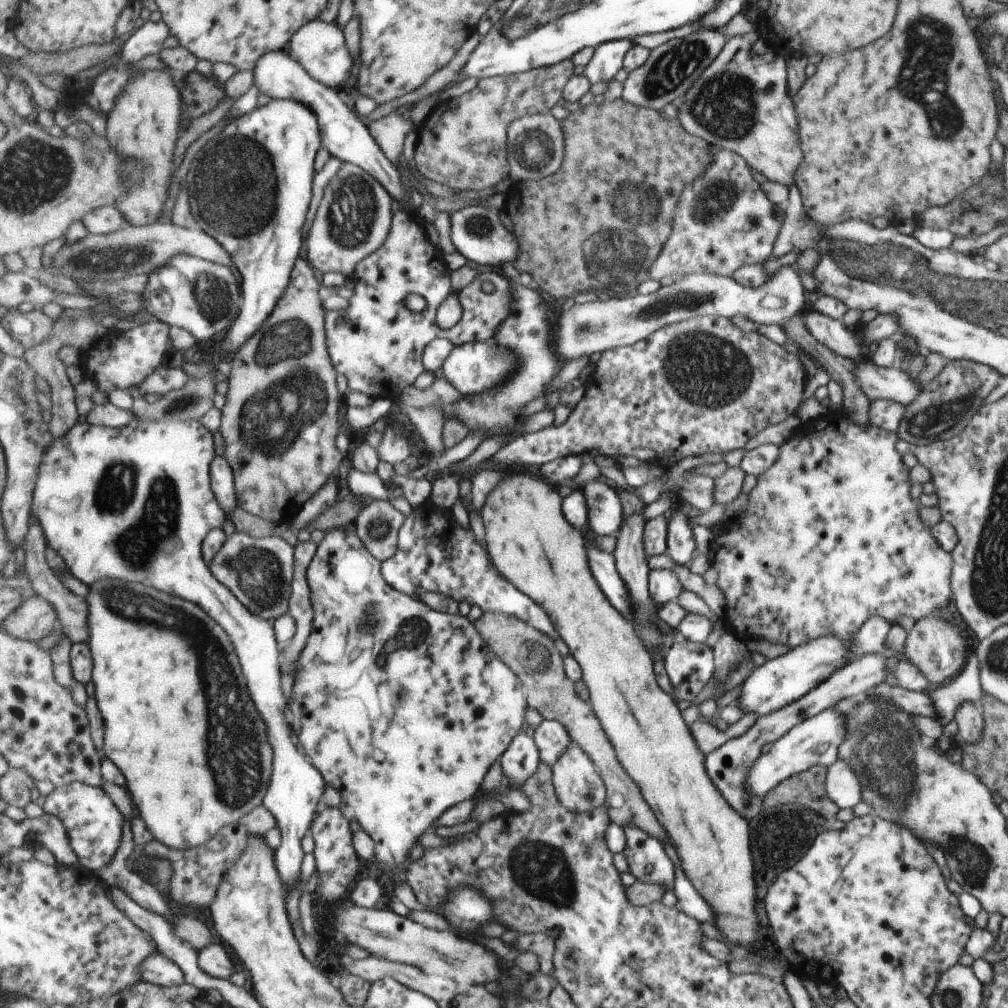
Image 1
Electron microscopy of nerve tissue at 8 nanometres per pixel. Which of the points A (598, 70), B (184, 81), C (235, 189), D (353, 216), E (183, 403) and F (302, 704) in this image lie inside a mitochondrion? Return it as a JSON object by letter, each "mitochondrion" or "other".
{"A":"other","B":"other","C":"mitochondrion","D":"mitochondrion","E":"mitochondrion","F":"other"}

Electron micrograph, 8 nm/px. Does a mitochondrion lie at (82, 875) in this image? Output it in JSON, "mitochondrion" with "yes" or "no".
{"mitochondrion":"no"}

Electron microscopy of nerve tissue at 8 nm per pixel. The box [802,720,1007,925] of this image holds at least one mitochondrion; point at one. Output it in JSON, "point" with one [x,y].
{"point":[973,861]}

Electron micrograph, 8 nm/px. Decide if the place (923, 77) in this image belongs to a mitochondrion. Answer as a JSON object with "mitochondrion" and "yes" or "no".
{"mitochondrion":"yes"}

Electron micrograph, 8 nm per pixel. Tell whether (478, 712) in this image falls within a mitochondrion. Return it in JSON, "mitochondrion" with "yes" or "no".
{"mitochondrion":"no"}

